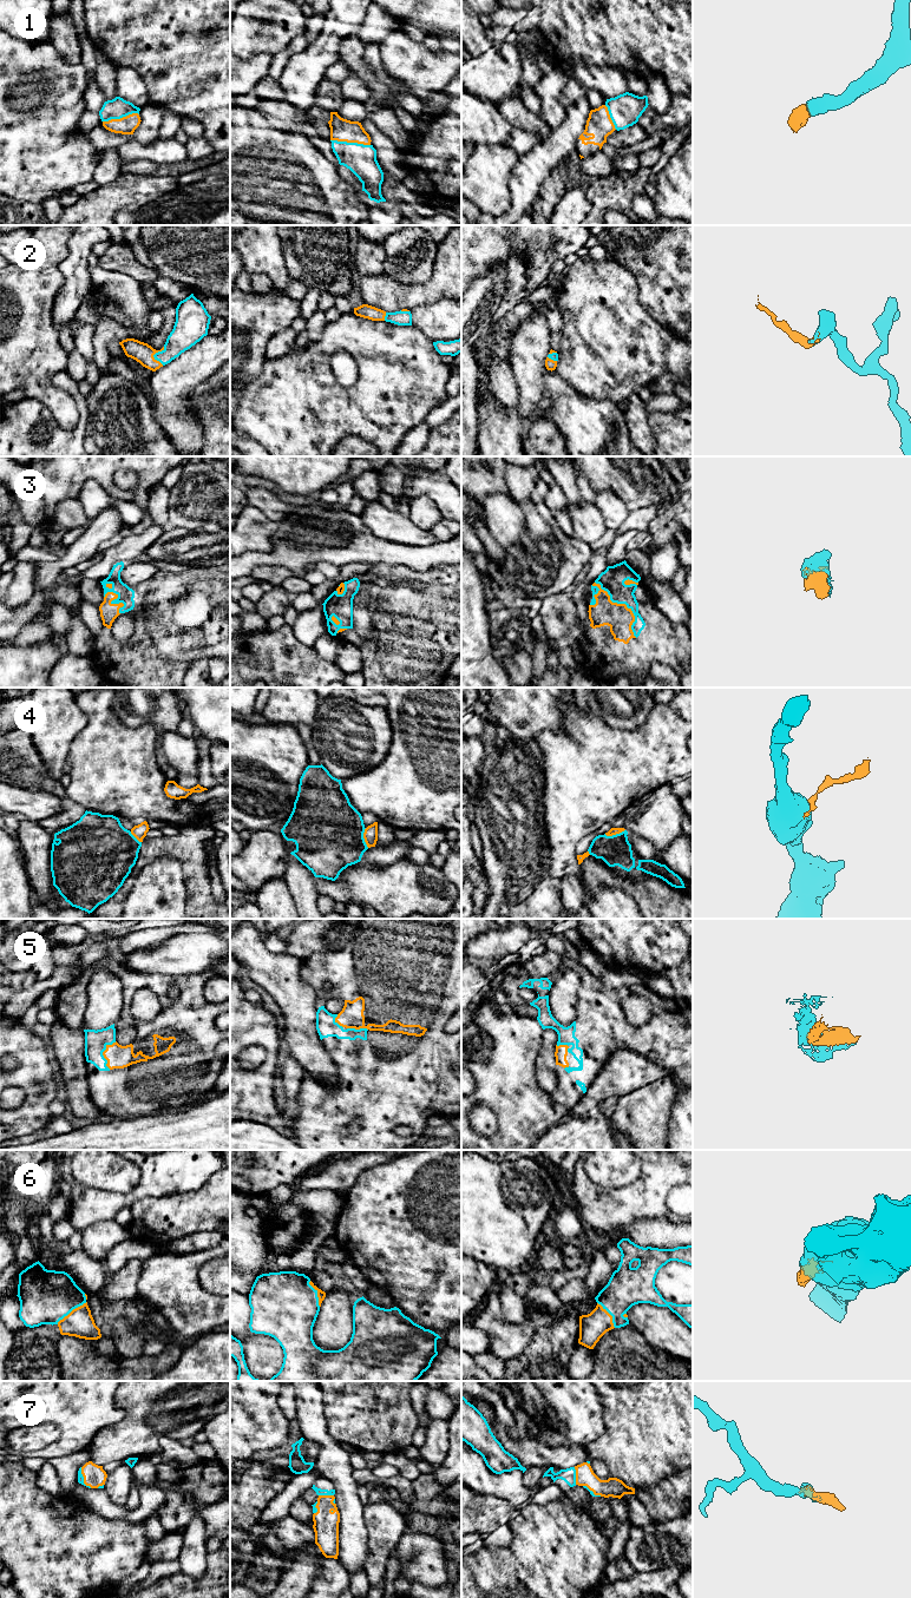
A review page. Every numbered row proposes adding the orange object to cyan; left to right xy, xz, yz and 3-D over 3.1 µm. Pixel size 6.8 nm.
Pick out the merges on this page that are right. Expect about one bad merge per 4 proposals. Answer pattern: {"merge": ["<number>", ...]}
{"merge": ["1", "2", "3", "5", "6", "7"]}

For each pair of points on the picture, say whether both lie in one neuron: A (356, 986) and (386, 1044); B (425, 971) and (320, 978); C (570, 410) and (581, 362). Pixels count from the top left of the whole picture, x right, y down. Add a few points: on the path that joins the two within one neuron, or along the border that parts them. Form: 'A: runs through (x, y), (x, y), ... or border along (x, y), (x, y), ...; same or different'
A: runs through (355, 1003), (355, 1021), (369, 1036); same
B: runs through (399, 971), (346, 973); same
C: border along (554, 372), (579, 392), (601, 400); different

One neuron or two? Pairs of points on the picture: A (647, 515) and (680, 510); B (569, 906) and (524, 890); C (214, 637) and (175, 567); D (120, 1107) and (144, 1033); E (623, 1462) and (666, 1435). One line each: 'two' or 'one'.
A: two
B: two
C: one
D: one
E: one

